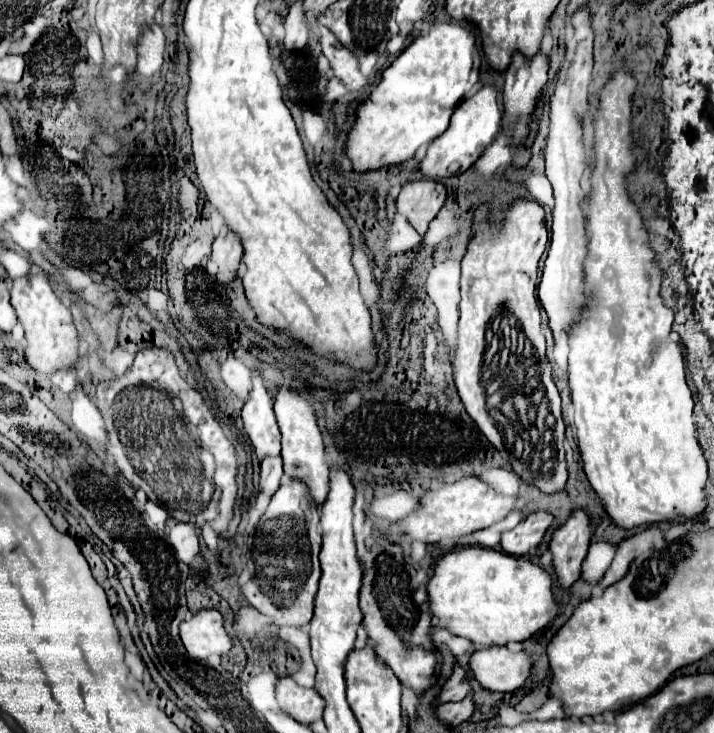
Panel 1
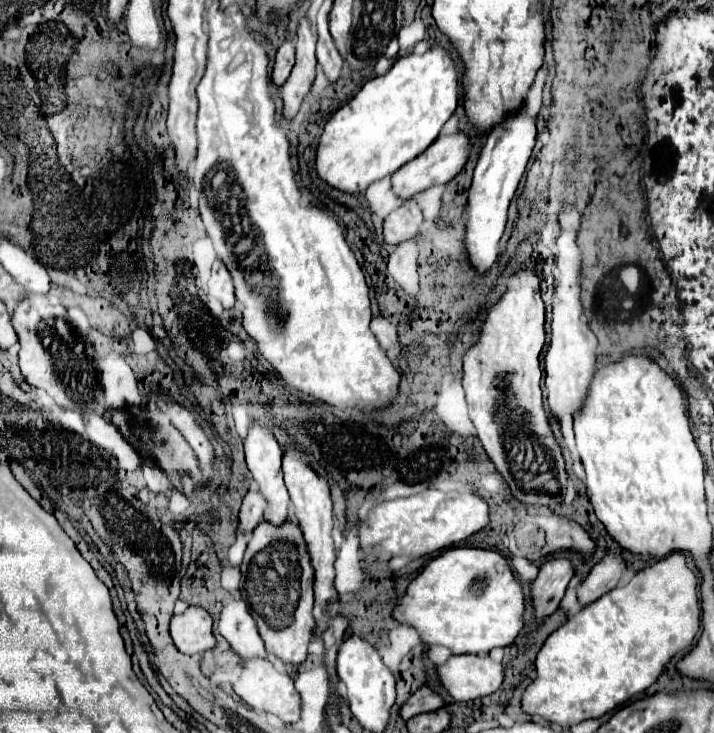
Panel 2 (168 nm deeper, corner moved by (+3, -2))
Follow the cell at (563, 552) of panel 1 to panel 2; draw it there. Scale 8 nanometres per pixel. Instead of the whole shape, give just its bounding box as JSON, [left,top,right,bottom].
[531,554,573,618]

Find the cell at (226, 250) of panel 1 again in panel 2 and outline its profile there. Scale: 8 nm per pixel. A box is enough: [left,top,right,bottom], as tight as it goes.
[205,258,235,320]

